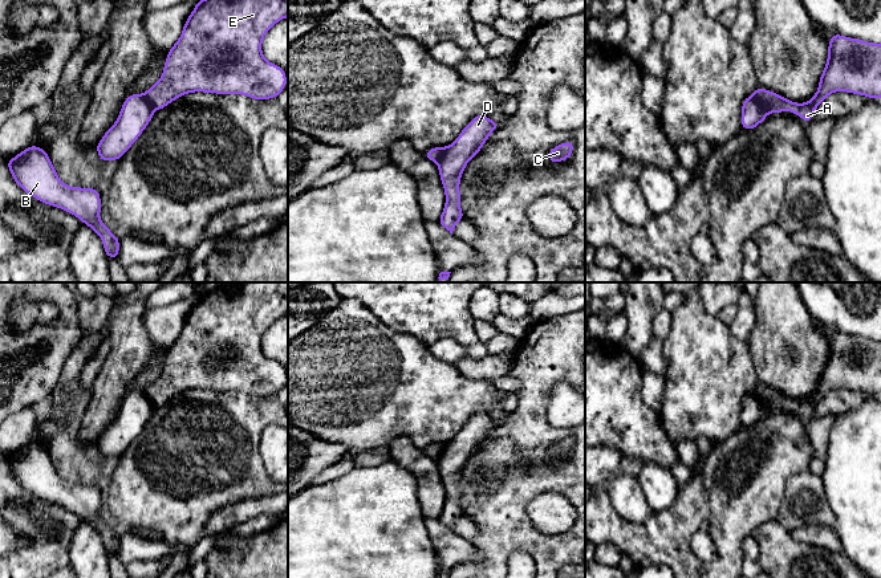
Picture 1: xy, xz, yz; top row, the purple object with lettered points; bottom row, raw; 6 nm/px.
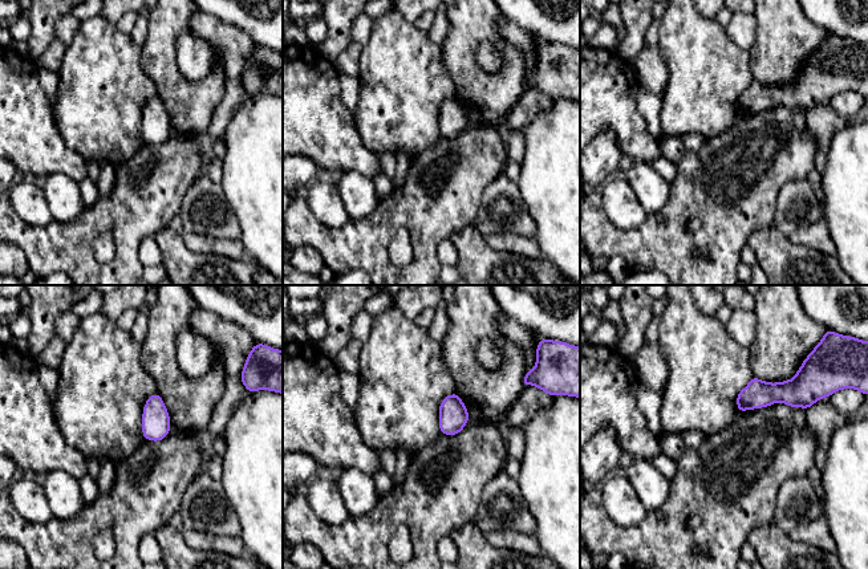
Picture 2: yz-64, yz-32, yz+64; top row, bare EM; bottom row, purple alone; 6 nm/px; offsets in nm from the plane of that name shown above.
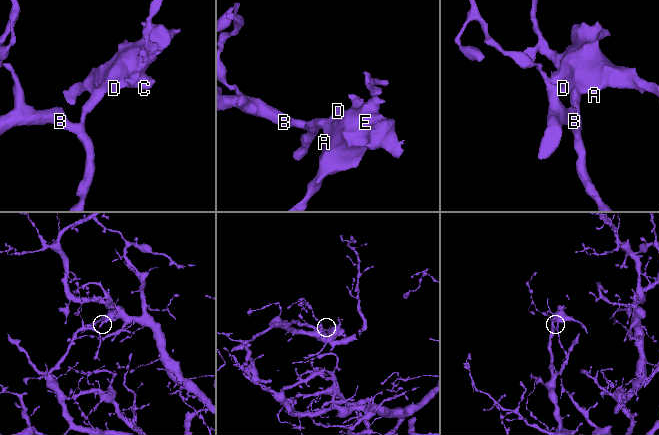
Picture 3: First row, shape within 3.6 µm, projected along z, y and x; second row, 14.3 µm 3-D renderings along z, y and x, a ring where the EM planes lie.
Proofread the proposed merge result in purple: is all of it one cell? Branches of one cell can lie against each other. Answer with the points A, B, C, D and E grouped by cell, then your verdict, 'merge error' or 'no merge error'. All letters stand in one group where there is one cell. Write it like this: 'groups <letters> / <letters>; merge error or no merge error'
groups A C D E / B; merge error

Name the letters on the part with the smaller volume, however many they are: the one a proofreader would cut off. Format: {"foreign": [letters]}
{"foreign": ["A", "C", "D", "E"]}

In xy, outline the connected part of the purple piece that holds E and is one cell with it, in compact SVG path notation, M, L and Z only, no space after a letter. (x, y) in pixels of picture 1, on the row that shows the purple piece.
M199 0L187 17L179 40L169 50L162 77L149 90L145 98L161 110L174 99L194 91L216 94L243 94L253 99L277 97L287 85L287 74L281 66L267 61L261 53L265 33L280 20L288 17L288 0Z

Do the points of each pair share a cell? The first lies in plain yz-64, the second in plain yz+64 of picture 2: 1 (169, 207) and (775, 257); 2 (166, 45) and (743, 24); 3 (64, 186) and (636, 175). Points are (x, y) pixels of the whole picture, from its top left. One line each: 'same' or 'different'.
1: different
2: different
3: same

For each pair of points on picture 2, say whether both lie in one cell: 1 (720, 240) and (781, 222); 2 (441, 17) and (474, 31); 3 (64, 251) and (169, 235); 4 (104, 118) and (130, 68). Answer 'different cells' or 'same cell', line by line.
1: different cells
2: different cells
3: different cells
4: same cell

